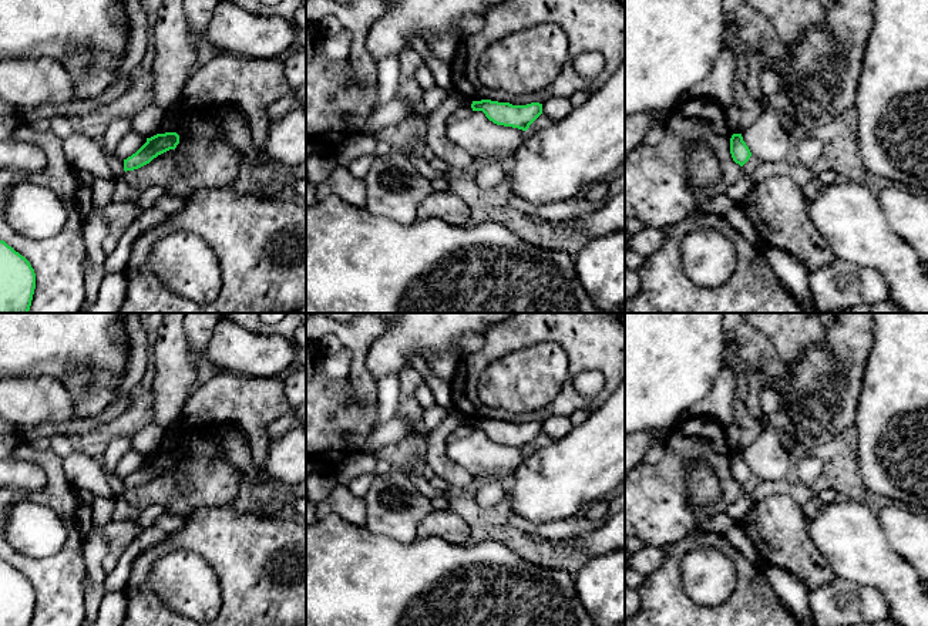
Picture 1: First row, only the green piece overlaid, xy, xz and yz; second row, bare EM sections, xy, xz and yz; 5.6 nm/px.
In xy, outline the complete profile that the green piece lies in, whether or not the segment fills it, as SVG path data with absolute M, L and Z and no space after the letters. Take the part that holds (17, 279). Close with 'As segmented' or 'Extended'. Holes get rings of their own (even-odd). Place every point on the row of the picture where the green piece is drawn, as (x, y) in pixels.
M0 240L0 313L28 313L34 289L30 262Z. As segmented

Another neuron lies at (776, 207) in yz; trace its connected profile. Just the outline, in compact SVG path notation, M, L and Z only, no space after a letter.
M771 176L754 184L740 209L764 246L786 250L808 270L827 266L835 259L808 218L803 189L790 176Z

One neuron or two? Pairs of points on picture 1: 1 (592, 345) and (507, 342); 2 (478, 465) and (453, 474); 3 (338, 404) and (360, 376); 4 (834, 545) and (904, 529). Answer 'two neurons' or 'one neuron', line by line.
1: one neuron
2: two neurons
3: two neurons
4: two neurons

